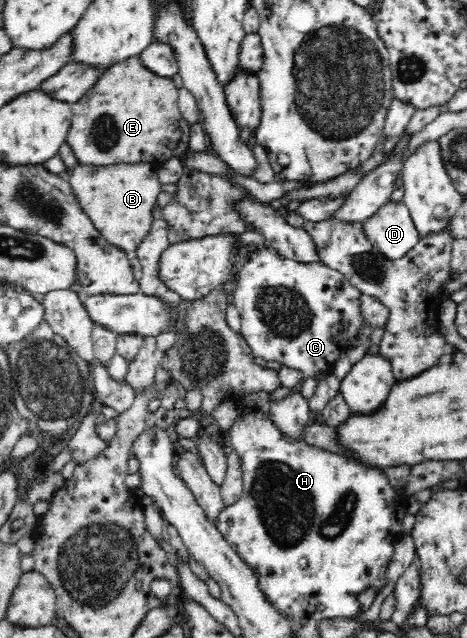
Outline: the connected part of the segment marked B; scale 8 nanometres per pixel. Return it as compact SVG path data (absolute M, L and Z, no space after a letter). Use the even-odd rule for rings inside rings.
M78 160L66 170L66 177L85 214L107 241L133 254L154 221L152 211L161 192L162 184L152 164L120 162L97 166Z

